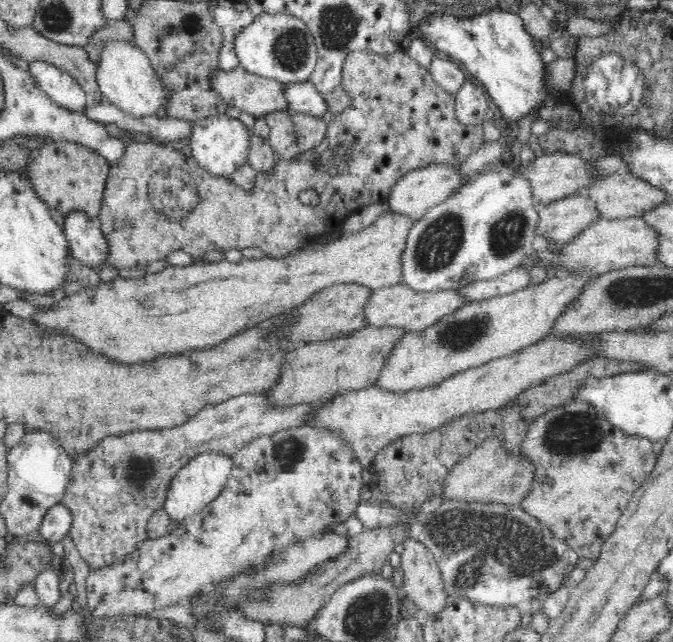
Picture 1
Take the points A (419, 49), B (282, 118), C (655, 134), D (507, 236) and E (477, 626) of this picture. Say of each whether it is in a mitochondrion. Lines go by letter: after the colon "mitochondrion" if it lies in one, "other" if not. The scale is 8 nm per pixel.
A: other
B: other
C: other
D: mitochondrion
E: other

